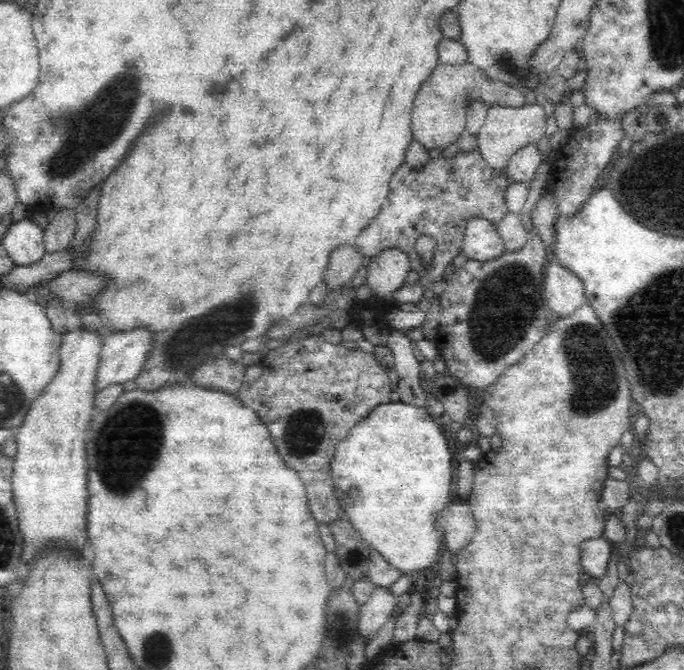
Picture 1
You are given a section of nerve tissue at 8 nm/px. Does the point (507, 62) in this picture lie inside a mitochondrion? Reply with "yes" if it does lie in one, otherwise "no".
yes

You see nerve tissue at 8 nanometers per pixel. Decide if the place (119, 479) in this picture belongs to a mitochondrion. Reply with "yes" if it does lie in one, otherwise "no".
yes

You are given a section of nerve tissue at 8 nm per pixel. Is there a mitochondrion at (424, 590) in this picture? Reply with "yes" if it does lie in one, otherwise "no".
no

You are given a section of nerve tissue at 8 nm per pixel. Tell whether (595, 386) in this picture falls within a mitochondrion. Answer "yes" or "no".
yes

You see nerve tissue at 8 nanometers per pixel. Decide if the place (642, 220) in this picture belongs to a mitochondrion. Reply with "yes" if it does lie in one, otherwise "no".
no

